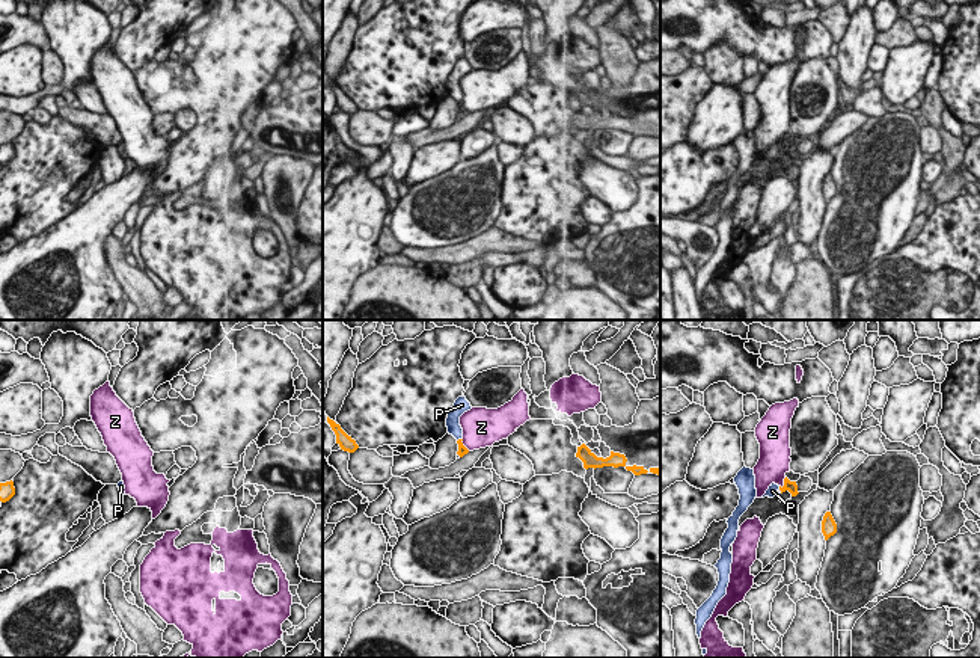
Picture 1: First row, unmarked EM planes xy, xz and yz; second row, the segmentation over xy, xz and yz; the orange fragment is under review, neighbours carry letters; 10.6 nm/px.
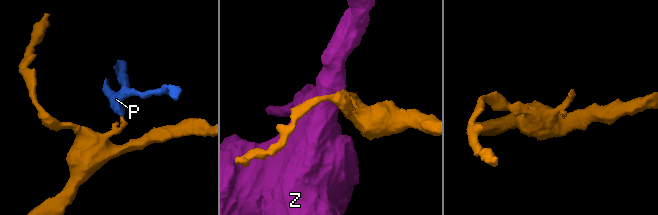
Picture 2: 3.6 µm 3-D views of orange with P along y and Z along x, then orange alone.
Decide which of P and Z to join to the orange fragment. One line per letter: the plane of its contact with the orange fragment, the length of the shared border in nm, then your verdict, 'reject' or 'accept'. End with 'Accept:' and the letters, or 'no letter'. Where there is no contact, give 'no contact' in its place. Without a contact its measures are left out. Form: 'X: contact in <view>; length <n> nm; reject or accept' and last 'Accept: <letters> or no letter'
P: contact in xz; length 70 nm; reject
Z: contact in yz; length 190 nm; reject
Accept: no letter

